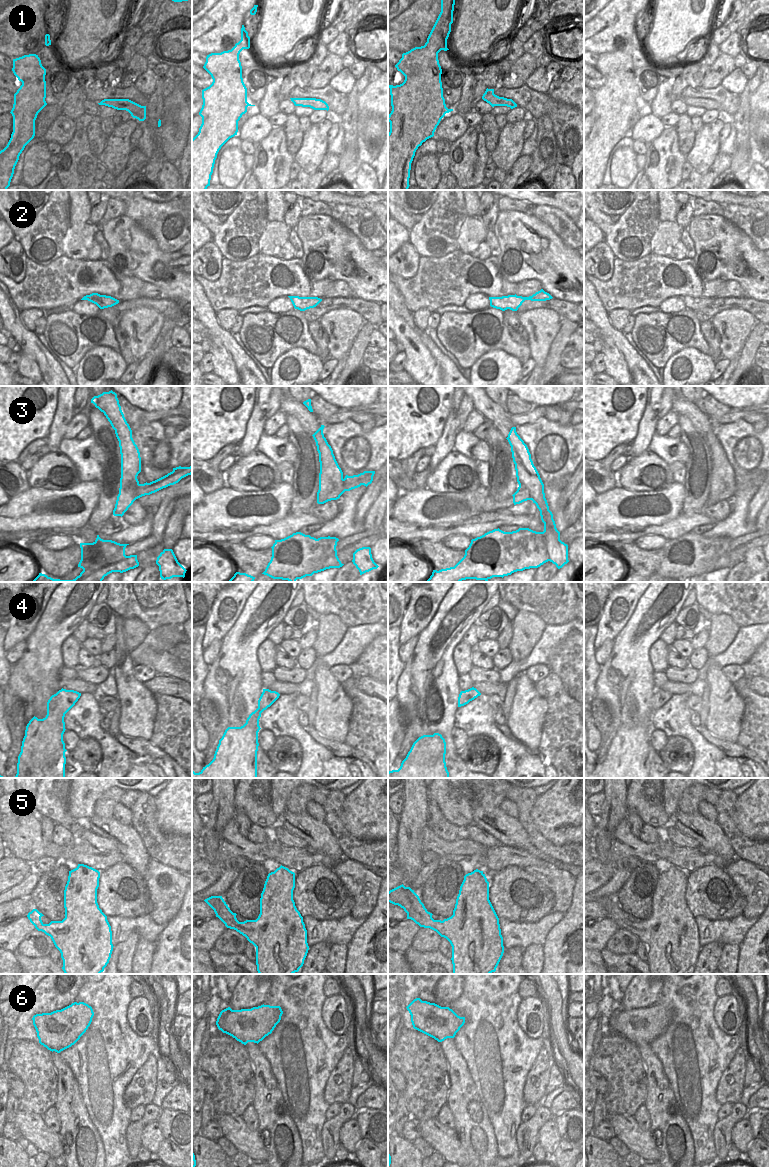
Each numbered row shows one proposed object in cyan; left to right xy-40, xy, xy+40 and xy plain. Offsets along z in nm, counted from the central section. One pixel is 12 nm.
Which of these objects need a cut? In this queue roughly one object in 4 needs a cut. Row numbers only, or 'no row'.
3

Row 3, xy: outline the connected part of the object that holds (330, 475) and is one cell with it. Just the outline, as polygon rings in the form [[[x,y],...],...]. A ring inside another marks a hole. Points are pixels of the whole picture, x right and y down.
[[[324,425],[312,435],[317,446],[320,462],[319,490],[317,492],[317,503],[324,504],[331,501],[333,487],[343,487],[343,472],[339,467],[333,450],[323,434]]]

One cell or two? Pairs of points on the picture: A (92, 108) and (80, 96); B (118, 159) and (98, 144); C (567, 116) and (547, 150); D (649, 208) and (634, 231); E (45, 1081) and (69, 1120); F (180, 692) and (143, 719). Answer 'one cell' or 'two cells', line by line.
A: two cells
B: two cells
C: two cells
D: one cell
E: two cells
F: two cells

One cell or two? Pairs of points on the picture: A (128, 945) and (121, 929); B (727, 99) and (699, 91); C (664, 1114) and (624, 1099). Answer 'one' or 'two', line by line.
A: two
B: one
C: two

